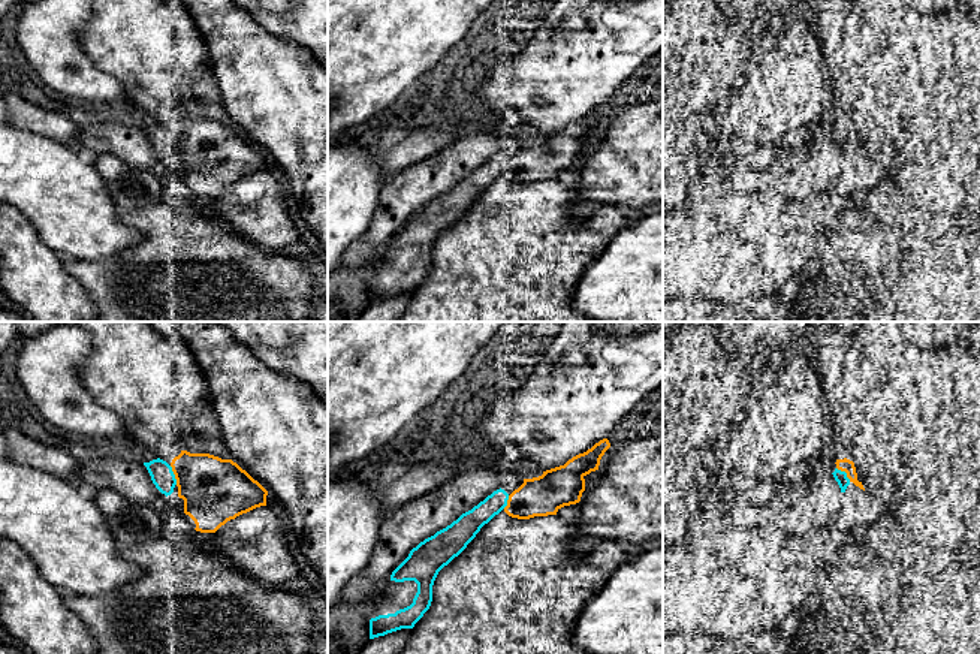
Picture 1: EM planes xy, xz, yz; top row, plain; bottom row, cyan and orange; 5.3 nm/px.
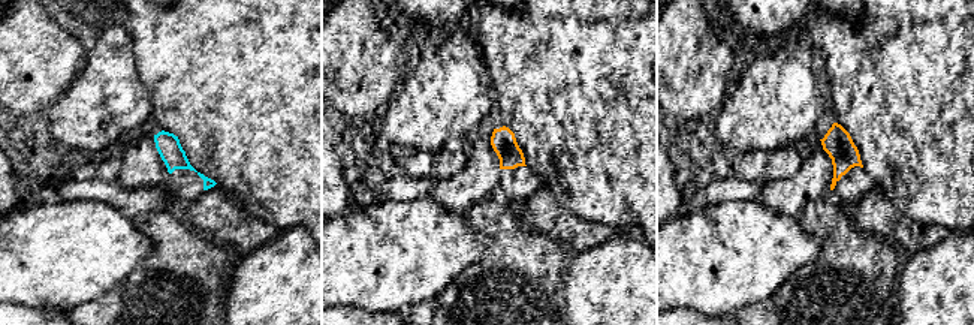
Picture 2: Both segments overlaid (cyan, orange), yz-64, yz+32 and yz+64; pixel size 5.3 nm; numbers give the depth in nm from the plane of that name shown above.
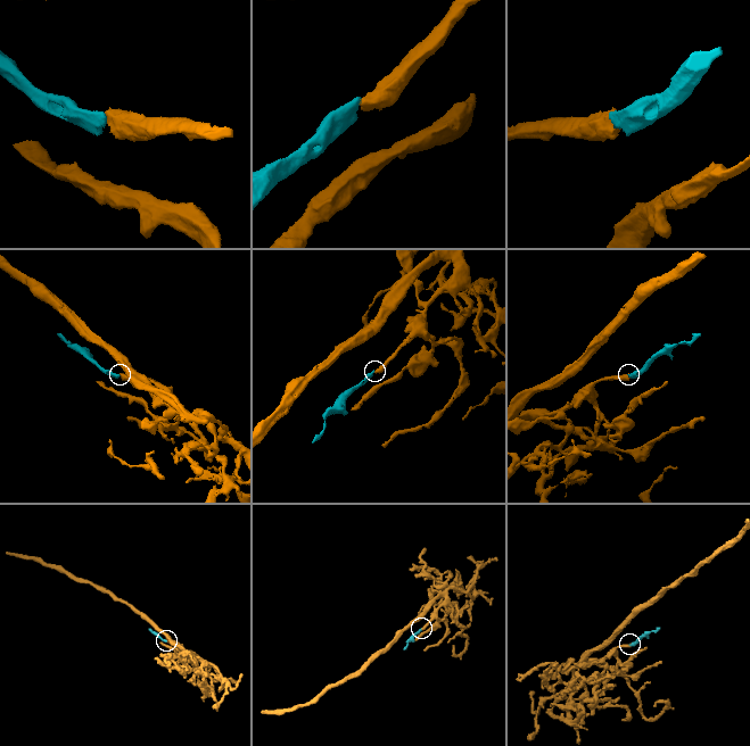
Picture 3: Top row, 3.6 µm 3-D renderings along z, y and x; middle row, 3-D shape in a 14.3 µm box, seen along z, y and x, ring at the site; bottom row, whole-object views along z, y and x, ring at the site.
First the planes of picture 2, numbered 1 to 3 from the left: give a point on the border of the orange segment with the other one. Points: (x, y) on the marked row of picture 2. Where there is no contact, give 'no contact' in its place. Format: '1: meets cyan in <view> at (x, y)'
1: no contact
2: no contact
3: no contact

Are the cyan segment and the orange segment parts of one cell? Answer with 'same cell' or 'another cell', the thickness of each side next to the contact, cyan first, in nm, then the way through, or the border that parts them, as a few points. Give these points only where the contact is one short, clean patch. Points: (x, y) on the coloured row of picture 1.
same cell; 120 nm thick on the cyan side, 340 nm on the other

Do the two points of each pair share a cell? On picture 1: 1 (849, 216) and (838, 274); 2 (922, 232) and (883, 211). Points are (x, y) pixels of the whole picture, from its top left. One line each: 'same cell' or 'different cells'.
1: same cell
2: same cell

